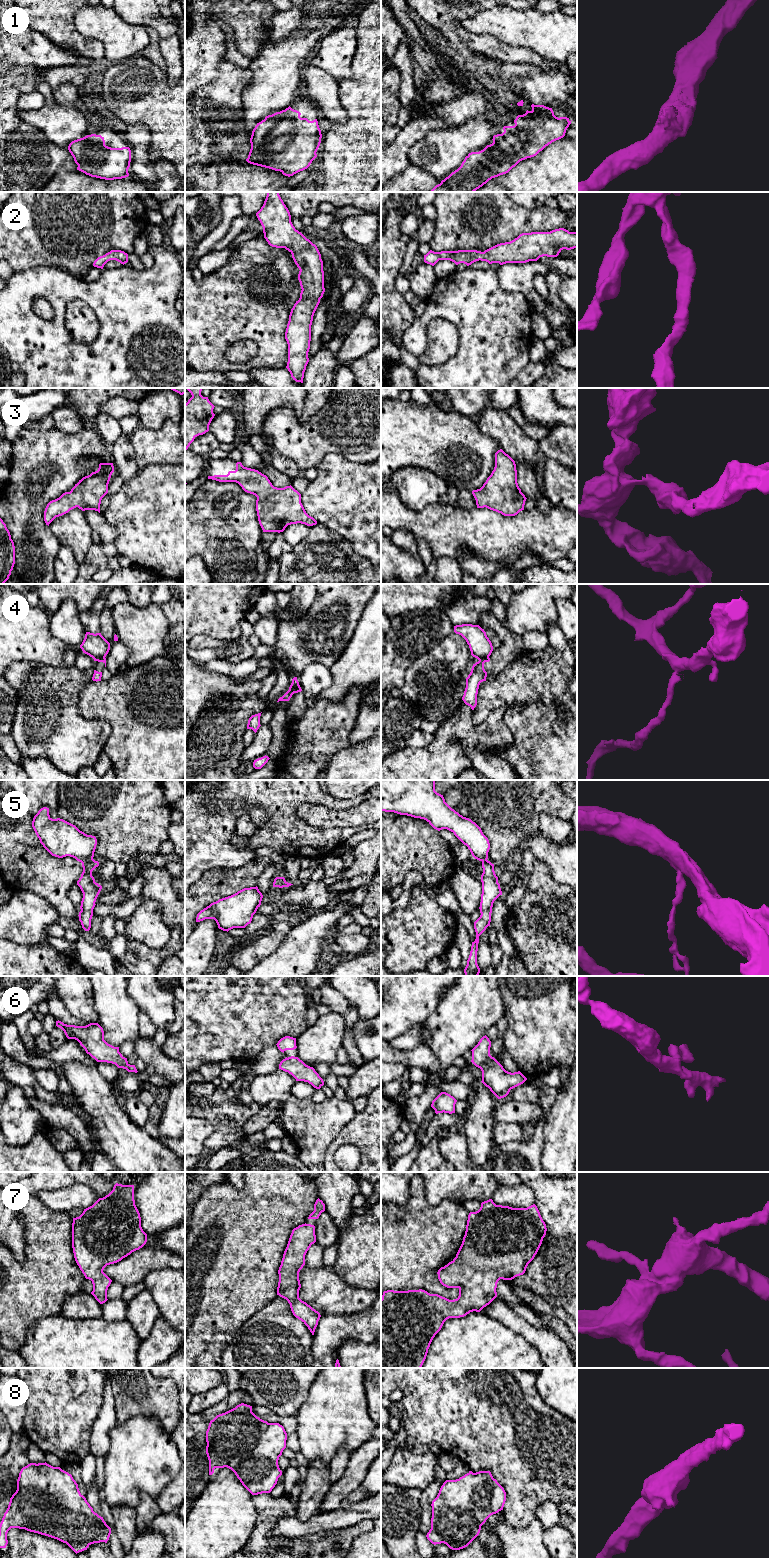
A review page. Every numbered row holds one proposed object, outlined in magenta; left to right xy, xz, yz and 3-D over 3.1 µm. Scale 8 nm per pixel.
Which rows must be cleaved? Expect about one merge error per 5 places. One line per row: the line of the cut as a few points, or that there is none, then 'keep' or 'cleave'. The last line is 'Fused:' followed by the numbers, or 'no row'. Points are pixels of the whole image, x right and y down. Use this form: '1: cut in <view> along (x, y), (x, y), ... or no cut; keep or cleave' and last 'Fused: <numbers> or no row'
1: no cut; keep
2: no cut; keep
3: no cut; keep
4: cut in yz along (488, 656), (479, 660); cleave
5: cut in xy along (92, 858), (82, 863); cleave
6: no cut; keep
7: no cut; keep
8: no cut; keep
Fused: 4, 5

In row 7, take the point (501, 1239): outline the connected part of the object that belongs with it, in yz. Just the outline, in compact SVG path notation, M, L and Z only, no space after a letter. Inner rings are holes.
M492 1199L468 1215L465 1235L456 1257L437 1274L447 1288L458 1288L457 1299L449 1300L425 1290L383 1292L381 1298L381 1368L421 1368L435 1335L449 1318L480 1312L497 1297L500 1279L523 1275L546 1235L546 1224L535 1204L527 1208L496 1205Z

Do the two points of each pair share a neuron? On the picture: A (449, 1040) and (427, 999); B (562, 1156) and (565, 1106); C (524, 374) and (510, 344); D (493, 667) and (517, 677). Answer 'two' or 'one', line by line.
A: two
B: one
C: two
D: two

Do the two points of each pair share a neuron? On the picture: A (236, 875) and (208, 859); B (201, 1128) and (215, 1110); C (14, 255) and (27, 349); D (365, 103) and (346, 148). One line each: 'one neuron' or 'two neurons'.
A: two neurons
B: two neurons
C: two neurons
D: one neuron

